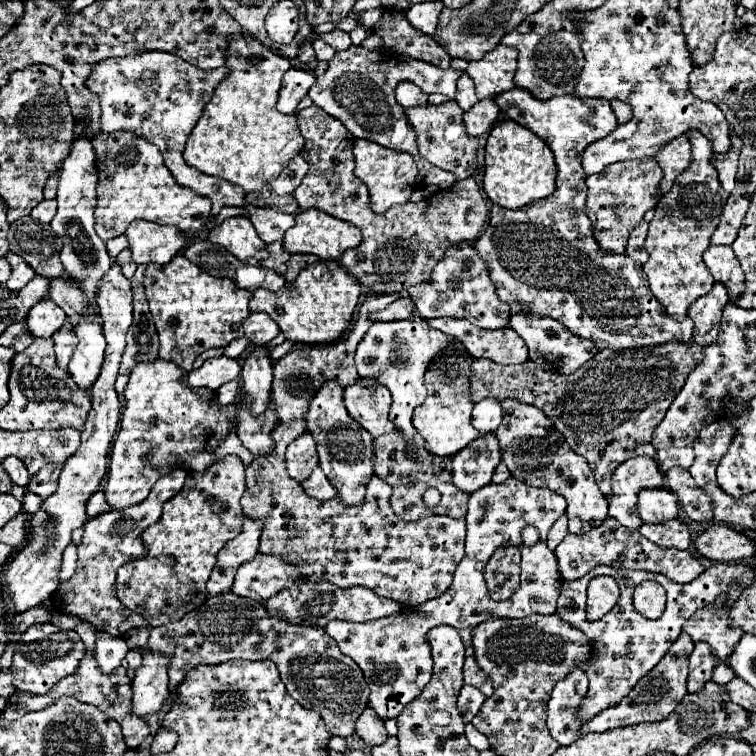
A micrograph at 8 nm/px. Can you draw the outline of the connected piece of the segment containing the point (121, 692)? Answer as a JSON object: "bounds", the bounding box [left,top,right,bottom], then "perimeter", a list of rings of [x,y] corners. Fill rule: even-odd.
{"bounds":[1,623,149,749],"perimeter":[[[81,623],[81,625],[75,627],[75,631],[79,633],[81,641],[83,641],[85,647],[87,647],[87,655],[81,659],[77,671],[75,671],[73,675],[67,675],[65,679],[57,681],[57,683],[49,689],[47,695],[43,695],[43,697],[33,697],[33,703],[29,703],[29,693],[15,691],[15,693],[7,699],[7,707],[5,707],[5,711],[3,711],[1,715],[11,721],[11,719],[17,719],[17,717],[21,717],[23,713],[29,713],[29,711],[41,711],[41,709],[49,707],[49,703],[57,701],[59,697],[75,697],[75,699],[79,699],[79,701],[83,701],[83,703],[95,705],[97,709],[101,709],[101,711],[105,711],[109,717],[113,717],[113,719],[121,725],[121,729],[123,729],[123,737],[125,737],[127,747],[131,747],[131,749],[139,747],[141,741],[149,735],[149,727],[147,727],[147,721],[145,721],[145,719],[141,719],[141,717],[137,717],[137,715],[131,713],[131,681],[129,681],[129,677],[127,677],[127,671],[125,671],[123,667],[119,667],[119,669],[113,671],[111,675],[101,673],[101,669],[97,667],[97,663],[95,663],[95,659],[93,659],[93,647],[95,647],[97,629],[95,629],[91,623]]]}

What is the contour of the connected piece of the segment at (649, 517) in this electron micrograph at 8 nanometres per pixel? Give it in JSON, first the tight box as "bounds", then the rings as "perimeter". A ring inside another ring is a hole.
{"bounds":[639,489,679,523],"perimeter":[[[645,489],[639,499],[639,515],[647,523],[661,523],[679,515],[677,497],[669,489]]]}

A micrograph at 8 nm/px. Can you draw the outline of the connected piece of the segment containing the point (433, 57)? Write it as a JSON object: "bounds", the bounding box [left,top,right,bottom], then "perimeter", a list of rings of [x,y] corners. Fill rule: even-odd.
{"bounds":[379,9,451,69],"perimeter":[[[393,9],[383,11],[383,17],[379,21],[379,35],[383,37],[385,47],[393,53],[429,61],[447,69],[451,65],[451,57],[447,55],[447,51],[433,37],[417,31],[407,23],[407,19],[399,17],[405,17],[405,13]]]}

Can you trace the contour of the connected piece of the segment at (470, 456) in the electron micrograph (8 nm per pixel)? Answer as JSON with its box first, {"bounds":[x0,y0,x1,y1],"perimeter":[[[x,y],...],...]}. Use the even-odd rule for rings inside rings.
{"bounds":[453,435,501,493],"perimeter":[[[483,435],[469,447],[453,455],[453,483],[467,493],[491,483],[491,475],[501,463],[501,449],[495,435]]]}

